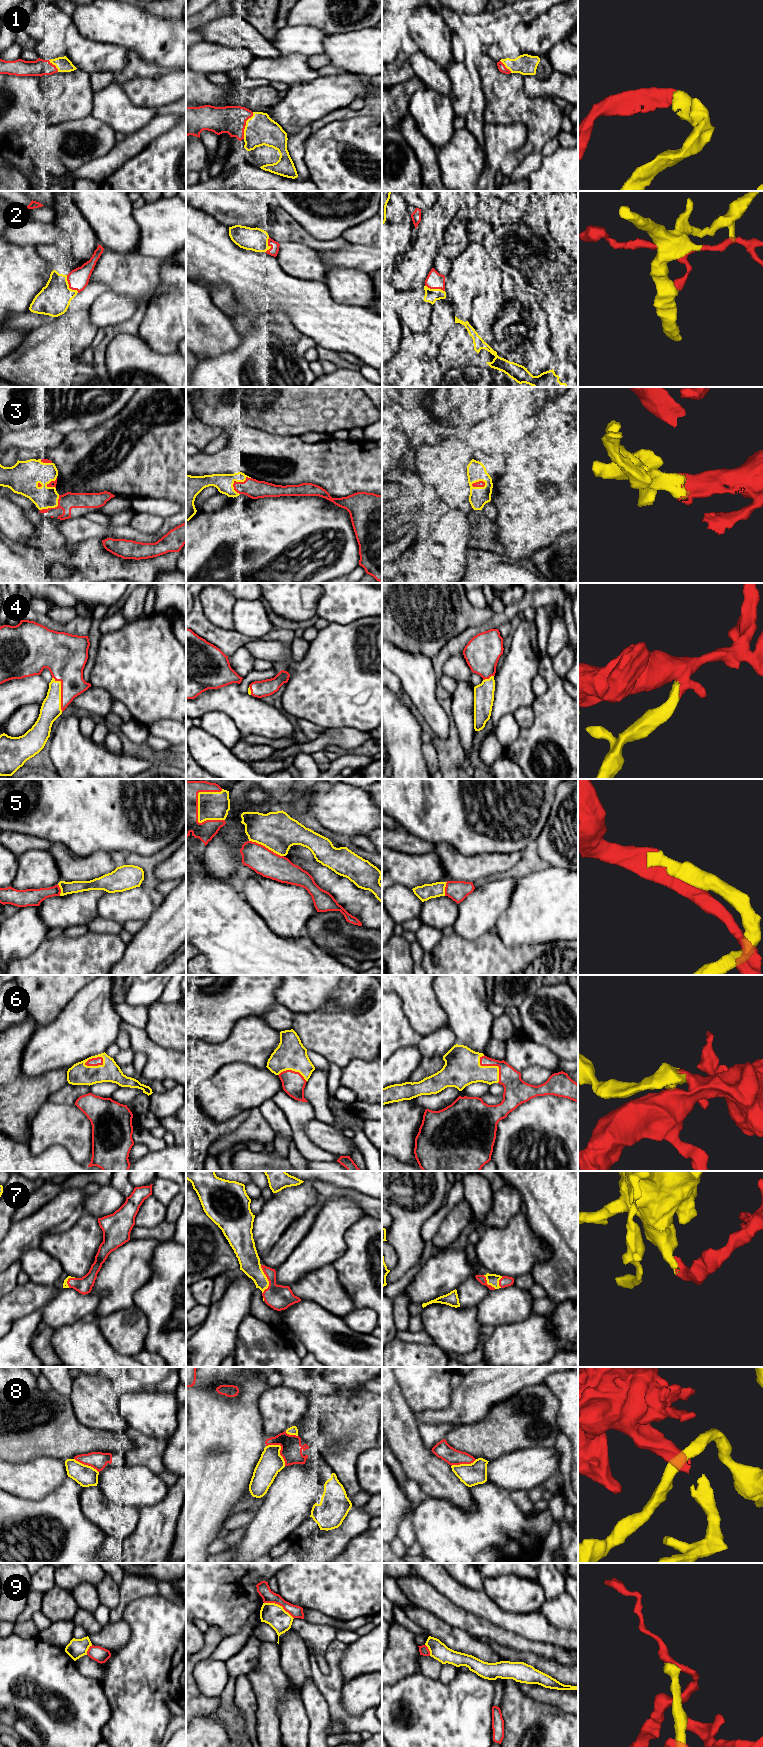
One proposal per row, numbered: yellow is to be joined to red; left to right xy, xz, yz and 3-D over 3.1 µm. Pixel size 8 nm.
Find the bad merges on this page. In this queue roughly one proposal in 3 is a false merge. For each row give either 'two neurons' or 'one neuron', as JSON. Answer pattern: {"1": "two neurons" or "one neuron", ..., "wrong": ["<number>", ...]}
{"1": "one neuron", "2": "two neurons", "3": "one neuron", "4": "one neuron", "5": "one neuron", "6": "one neuron", "7": "one neuron", "8": "one neuron", "9": "two neurons", "wrong": ["2", "9"]}

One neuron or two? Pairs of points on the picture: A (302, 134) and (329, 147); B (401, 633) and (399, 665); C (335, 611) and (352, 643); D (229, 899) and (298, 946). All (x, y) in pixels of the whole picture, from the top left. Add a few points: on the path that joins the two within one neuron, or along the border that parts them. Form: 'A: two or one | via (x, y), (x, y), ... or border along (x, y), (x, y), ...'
A: two | border along (311, 131), (305, 139), (303, 159)
B: two | border along (392, 643), (411, 653), (423, 654)
C: two | border along (364, 616), (345, 624), (329, 623)
D: one | via (243, 917), (272, 946), (280, 946)

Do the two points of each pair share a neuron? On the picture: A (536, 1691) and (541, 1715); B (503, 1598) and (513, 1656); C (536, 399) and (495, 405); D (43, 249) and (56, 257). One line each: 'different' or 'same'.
A: different
B: different
C: same
D: same

